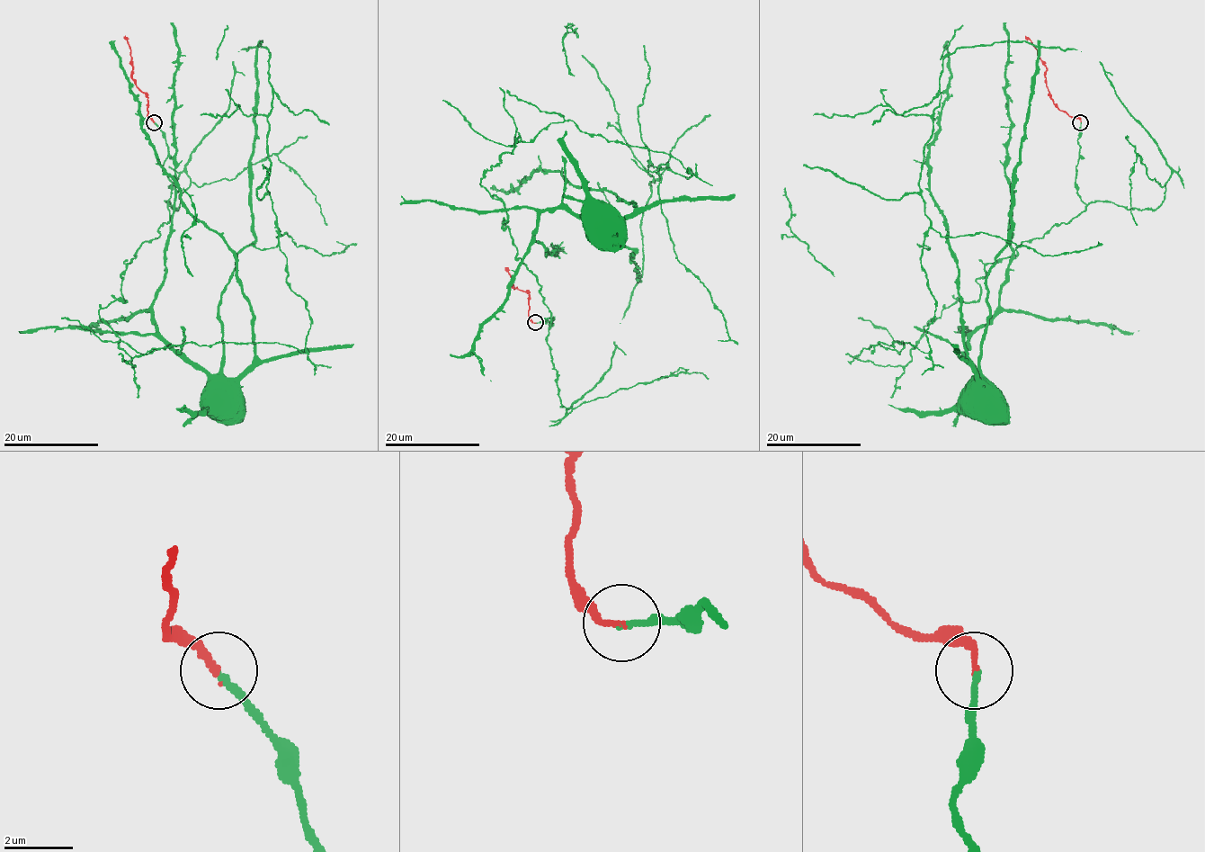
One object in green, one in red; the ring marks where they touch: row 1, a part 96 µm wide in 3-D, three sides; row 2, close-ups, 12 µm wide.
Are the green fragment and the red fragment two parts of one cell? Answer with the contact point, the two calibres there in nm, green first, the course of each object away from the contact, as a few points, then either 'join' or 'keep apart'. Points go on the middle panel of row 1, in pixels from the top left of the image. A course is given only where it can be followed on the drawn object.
place (535, 322); calibres 180 and 180 nm; course green (536, 323), (480, 183), (514, 147), (507, 92), (690, 168), (647, 162), (638, 280), (603, 210); course red (536, 323), (529, 316), (527, 293), (513, 288), (512, 277), (504, 266); join

